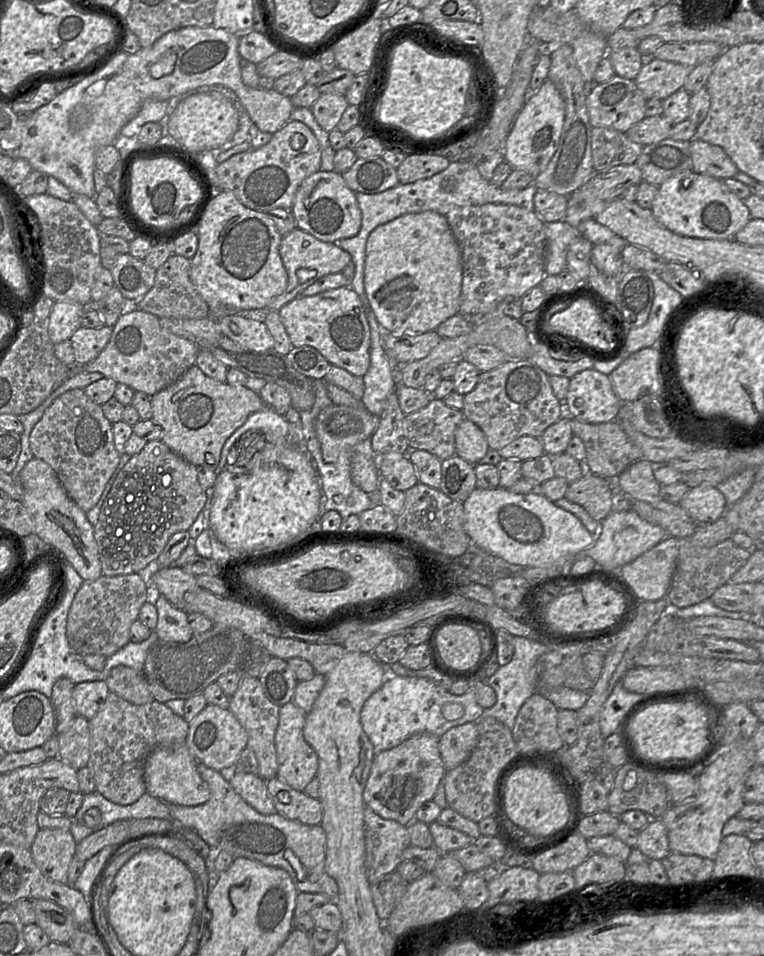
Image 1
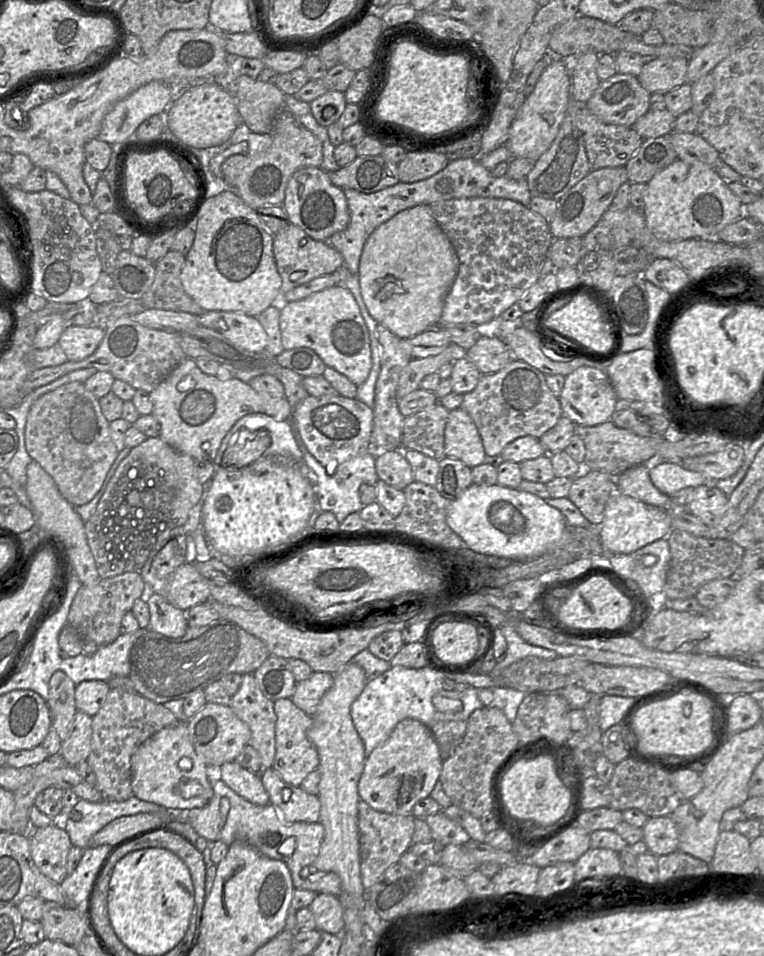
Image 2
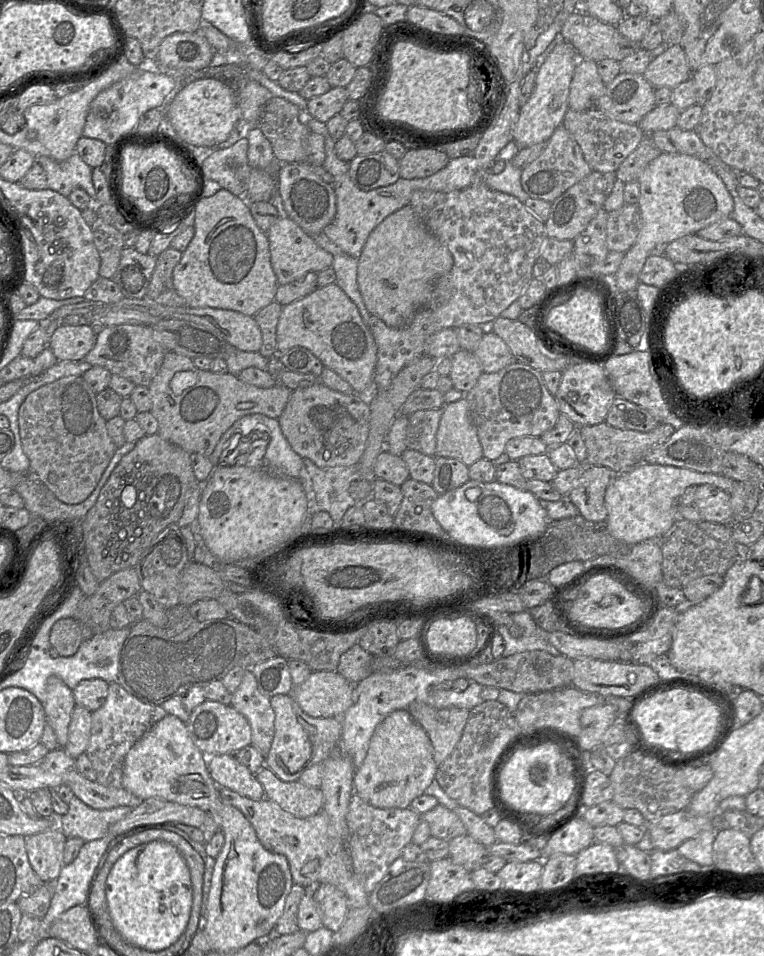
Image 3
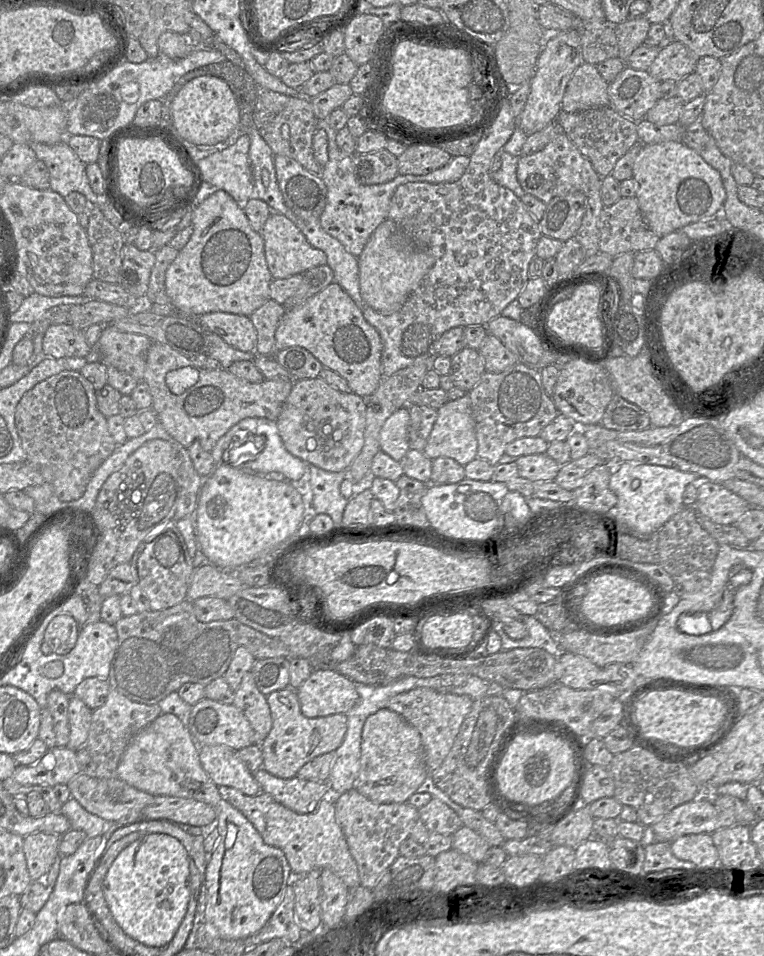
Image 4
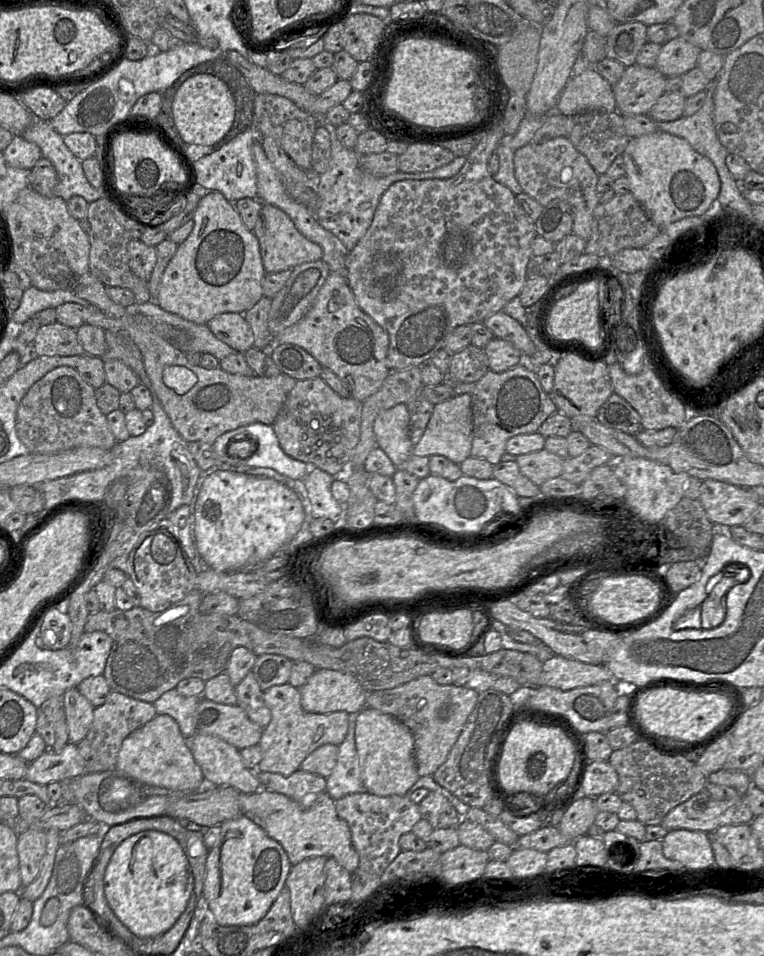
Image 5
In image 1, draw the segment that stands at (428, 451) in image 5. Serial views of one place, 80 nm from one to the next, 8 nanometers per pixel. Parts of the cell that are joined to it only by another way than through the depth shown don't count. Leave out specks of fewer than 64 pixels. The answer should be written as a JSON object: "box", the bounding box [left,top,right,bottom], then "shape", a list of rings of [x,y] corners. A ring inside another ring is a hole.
{"box":[455,418,489,465],"shape":[[[465,418],[455,431],[455,455],[476,465],[489,450],[484,433],[476,424]]]}

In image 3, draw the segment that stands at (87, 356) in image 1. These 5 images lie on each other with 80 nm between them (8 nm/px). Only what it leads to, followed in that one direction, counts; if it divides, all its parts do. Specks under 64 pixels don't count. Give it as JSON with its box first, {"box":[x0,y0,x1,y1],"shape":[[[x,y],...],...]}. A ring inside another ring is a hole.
{"box":[48,324,96,361],"shape":[[[89,324],[61,325],[54,330],[48,347],[58,361],[83,361],[96,342],[96,329]]]}

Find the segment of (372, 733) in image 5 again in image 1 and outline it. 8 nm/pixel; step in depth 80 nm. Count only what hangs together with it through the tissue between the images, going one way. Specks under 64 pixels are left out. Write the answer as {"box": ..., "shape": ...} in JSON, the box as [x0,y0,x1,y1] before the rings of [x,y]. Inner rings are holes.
{"box":[363,733,446,825],"shape":[[[418,733],[398,746],[376,754],[363,791],[365,805],[383,818],[409,825],[426,801],[433,800],[437,787],[446,773],[439,748],[439,737]]]}

